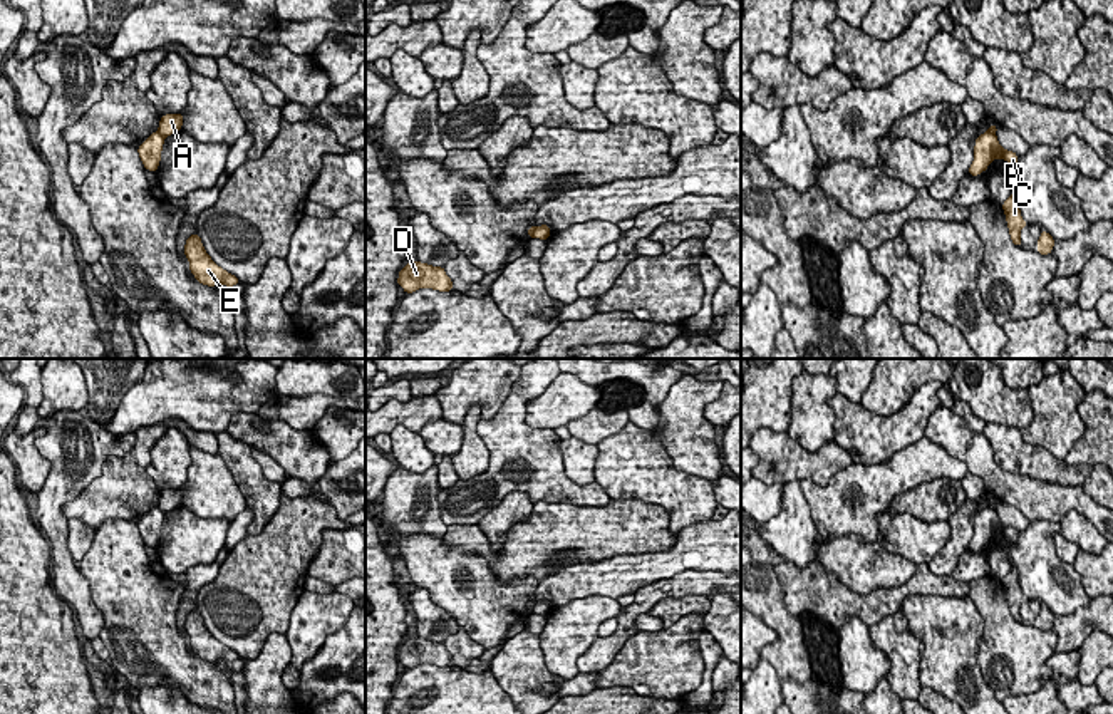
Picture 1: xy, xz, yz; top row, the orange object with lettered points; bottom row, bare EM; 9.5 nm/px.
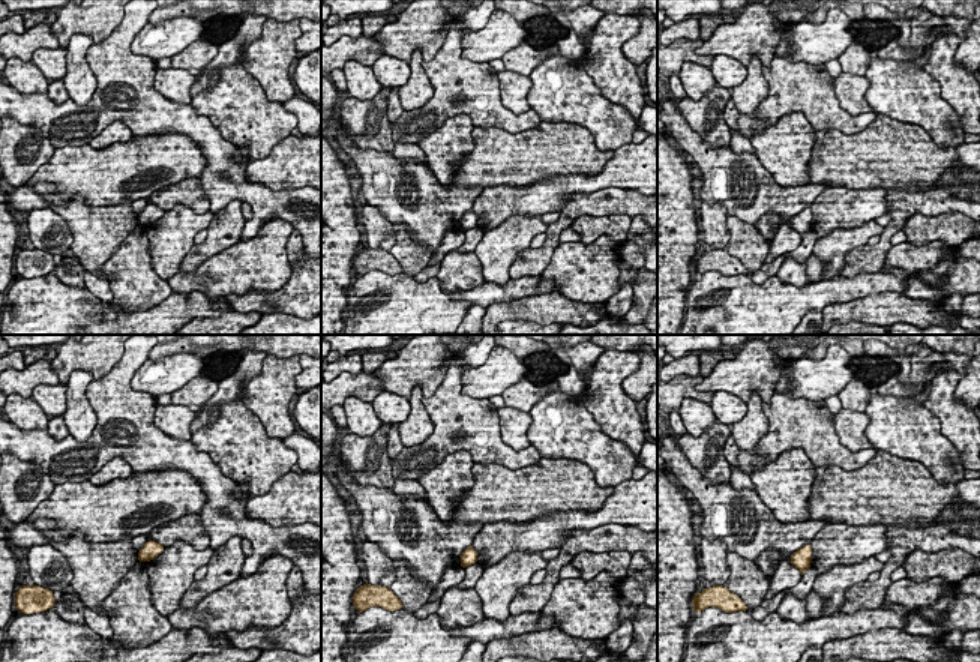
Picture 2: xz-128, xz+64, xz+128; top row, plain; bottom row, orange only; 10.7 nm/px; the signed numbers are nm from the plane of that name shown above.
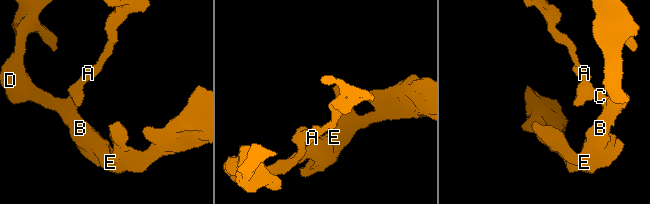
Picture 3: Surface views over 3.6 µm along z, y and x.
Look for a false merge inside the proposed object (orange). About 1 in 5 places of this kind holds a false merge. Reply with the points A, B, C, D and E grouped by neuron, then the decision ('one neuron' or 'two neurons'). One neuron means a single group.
A / B C D E | two neurons

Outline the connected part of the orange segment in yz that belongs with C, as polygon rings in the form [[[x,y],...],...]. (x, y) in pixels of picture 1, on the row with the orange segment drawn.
[[[984,132],[976,139],[974,161],[969,168],[971,176],[979,176],[987,169],[992,159],[1006,159],[1011,166],[1017,164],[1017,154],[1006,151],[996,134]]]

